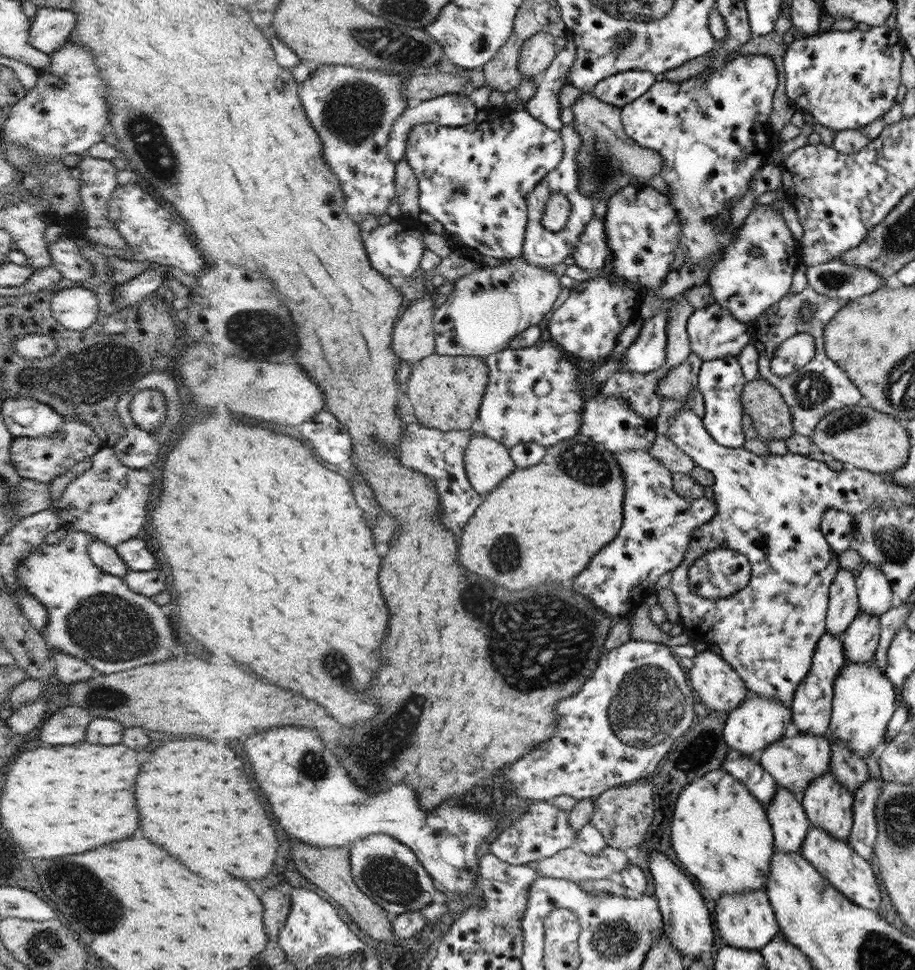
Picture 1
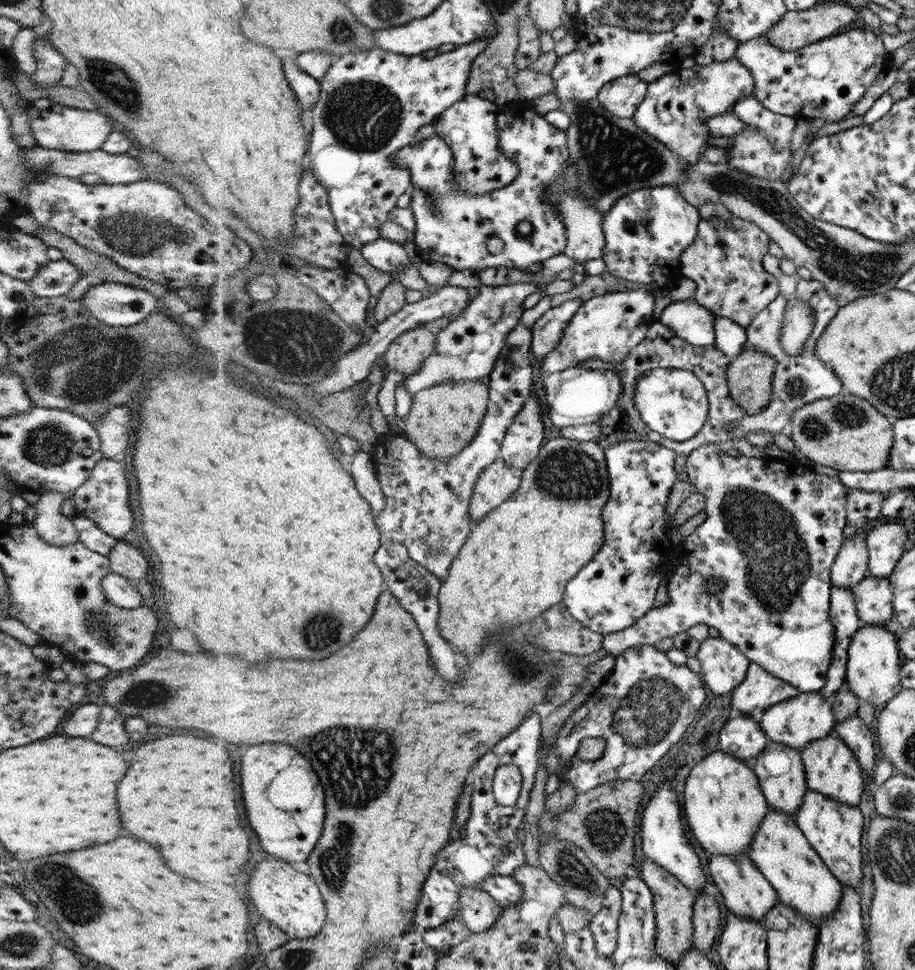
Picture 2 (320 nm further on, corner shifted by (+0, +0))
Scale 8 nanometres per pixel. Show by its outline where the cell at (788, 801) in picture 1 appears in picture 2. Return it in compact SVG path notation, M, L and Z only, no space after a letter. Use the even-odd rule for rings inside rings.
M772 740L764 747L764 750L754 759L752 767L759 777L764 796L772 810L778 810L786 816L795 816L799 808L803 806L807 794L807 775L803 765L802 752L788 745Z

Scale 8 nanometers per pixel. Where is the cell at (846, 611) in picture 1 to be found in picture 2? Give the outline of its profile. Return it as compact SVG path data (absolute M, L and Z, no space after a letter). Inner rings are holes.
M857 532L845 538L842 548L831 567L833 586L852 588L868 574L869 552L865 535Z

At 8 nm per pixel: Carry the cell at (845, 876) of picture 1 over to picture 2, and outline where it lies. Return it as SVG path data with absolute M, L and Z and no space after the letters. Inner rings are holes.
M807 789L807 796L804 804L794 816L798 821L799 829L806 834L807 840L815 851L819 853L822 860L826 862L827 868L832 874L838 878L843 885L856 887L862 882L862 850L860 850L860 836L862 836L862 828L864 828L864 816L858 810L859 806L851 806L848 804L840 804L840 801L831 800L830 797L824 796L824 793L814 792Z

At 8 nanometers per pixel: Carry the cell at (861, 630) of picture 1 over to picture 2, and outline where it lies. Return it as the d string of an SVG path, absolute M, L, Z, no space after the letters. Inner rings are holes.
M866 574L850 589L862 624L886 626L894 622L893 588L888 577Z

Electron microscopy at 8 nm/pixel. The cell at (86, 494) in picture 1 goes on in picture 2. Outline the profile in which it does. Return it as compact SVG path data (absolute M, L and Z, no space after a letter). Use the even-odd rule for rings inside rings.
M103 457L92 469L87 481L75 490L72 499L76 511L73 515L90 517L106 534L120 540L134 526L134 517L128 505L128 490L124 464Z

